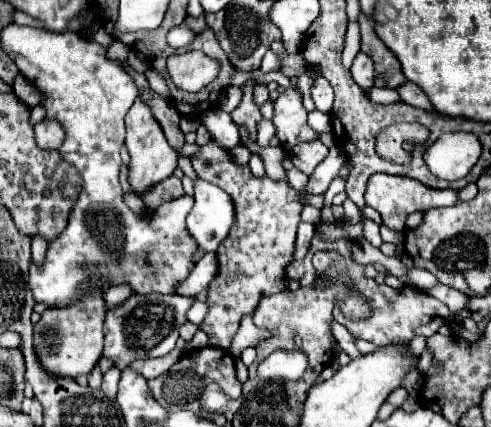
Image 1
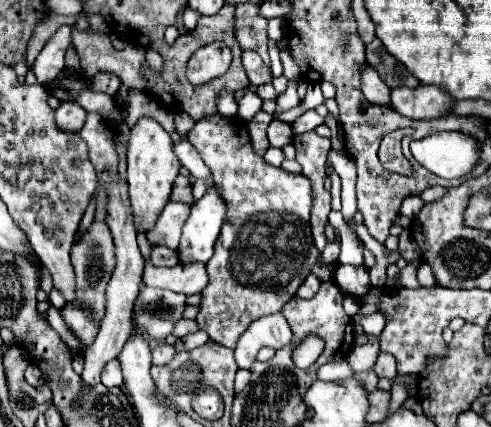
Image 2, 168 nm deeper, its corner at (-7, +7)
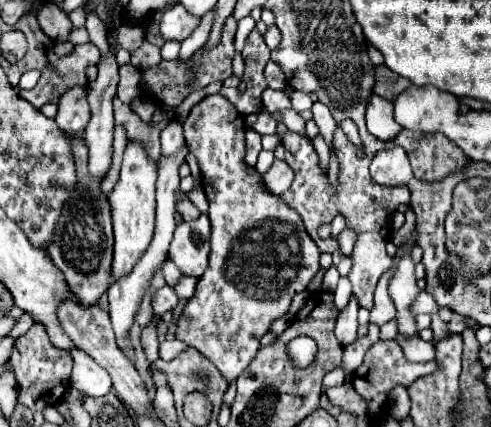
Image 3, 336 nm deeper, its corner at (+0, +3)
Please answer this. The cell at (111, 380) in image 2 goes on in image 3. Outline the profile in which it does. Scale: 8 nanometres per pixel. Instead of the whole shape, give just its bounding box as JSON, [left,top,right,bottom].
[70,350,112,396]

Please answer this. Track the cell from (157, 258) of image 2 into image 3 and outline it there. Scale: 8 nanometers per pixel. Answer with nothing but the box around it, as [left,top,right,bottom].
[162,260,184,286]

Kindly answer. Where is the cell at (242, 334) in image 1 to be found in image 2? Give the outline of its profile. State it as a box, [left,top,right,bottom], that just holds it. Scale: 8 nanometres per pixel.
[235,314,293,369]

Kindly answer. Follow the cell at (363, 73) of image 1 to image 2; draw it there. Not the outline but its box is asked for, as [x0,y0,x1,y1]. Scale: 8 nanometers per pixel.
[361,66,391,106]

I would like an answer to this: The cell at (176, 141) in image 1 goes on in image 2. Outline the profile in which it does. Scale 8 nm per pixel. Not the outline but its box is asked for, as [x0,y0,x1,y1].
[73,28,147,92]

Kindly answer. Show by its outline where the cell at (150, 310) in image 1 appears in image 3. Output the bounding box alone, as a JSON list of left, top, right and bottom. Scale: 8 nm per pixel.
[154,286,178,314]

